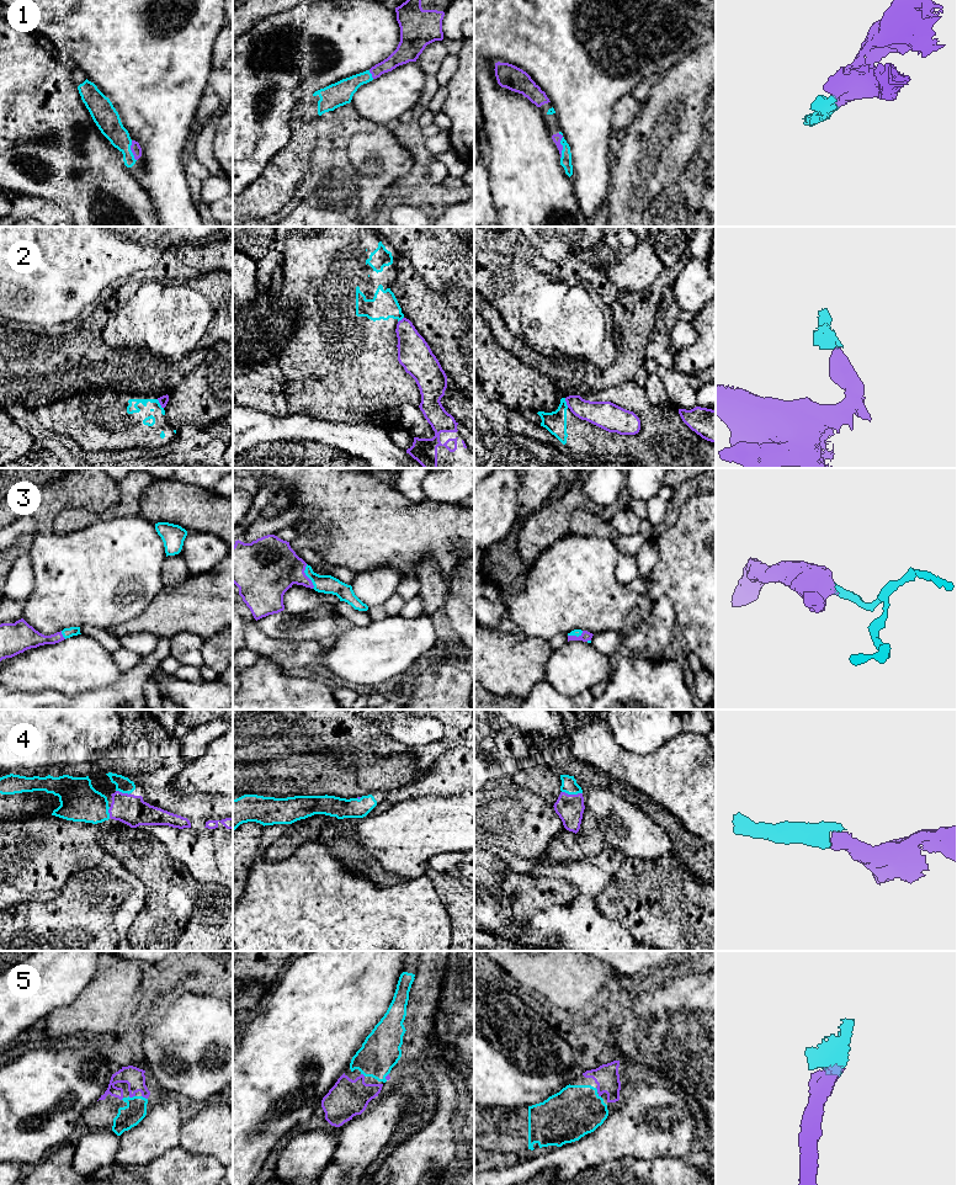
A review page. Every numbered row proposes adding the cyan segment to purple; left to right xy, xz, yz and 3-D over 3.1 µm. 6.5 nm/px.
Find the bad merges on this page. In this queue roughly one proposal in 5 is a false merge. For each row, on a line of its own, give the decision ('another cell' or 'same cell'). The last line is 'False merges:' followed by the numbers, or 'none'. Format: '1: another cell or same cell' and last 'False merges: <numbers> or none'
1: same cell
2: another cell
3: same cell
4: same cell
5: same cell
False merges: 2

